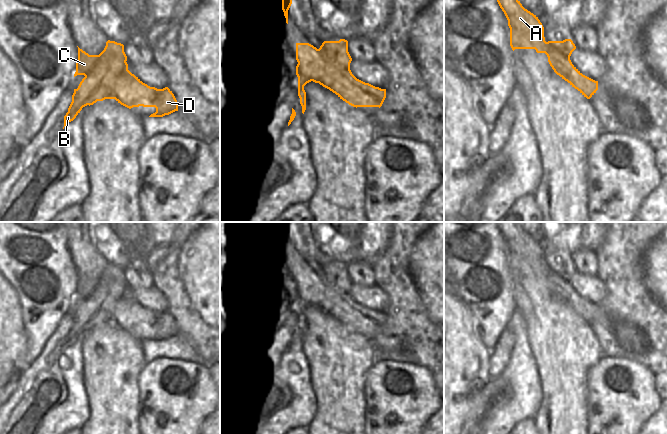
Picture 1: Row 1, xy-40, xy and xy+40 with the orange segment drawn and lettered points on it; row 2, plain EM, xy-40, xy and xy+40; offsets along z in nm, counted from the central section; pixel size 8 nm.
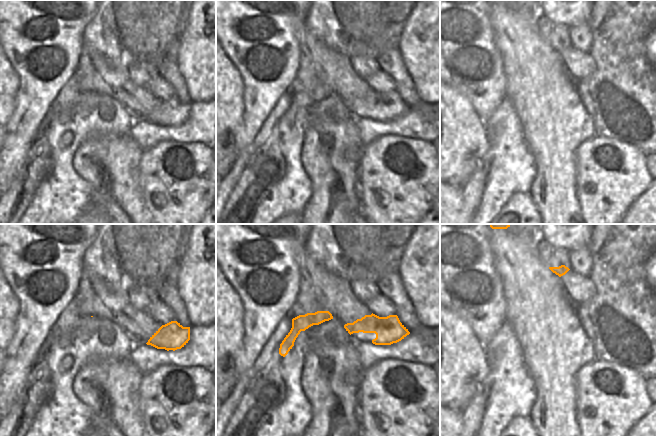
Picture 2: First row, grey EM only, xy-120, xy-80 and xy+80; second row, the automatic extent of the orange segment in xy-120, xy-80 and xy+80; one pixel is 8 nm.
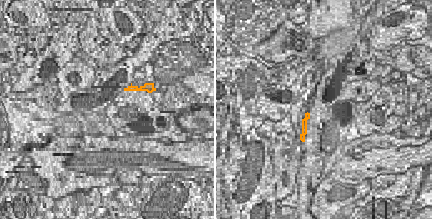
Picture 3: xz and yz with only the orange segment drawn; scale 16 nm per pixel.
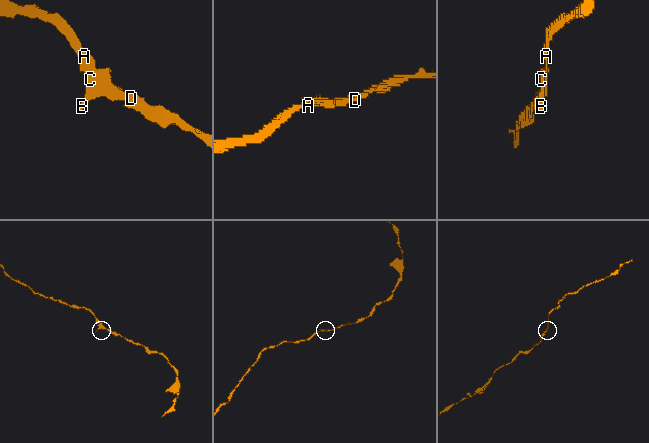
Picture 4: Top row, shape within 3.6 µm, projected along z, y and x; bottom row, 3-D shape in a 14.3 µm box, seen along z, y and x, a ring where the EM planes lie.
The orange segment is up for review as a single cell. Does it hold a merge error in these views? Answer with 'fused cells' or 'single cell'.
single cell

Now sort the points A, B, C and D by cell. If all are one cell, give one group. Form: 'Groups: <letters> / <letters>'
Groups: A B C D.

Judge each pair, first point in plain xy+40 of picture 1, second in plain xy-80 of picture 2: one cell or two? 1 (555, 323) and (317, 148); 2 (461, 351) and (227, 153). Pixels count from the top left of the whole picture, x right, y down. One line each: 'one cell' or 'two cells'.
1: one cell
2: one cell

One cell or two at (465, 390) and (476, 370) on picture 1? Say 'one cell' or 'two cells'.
one cell

